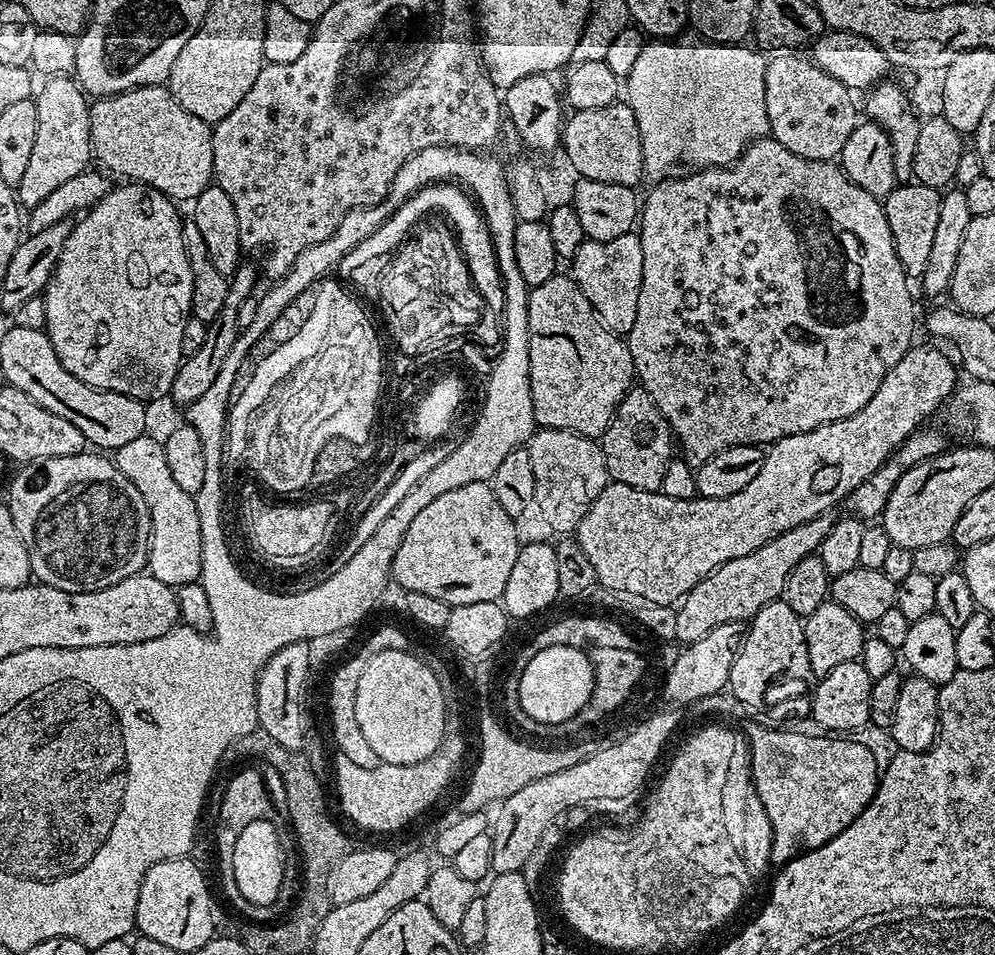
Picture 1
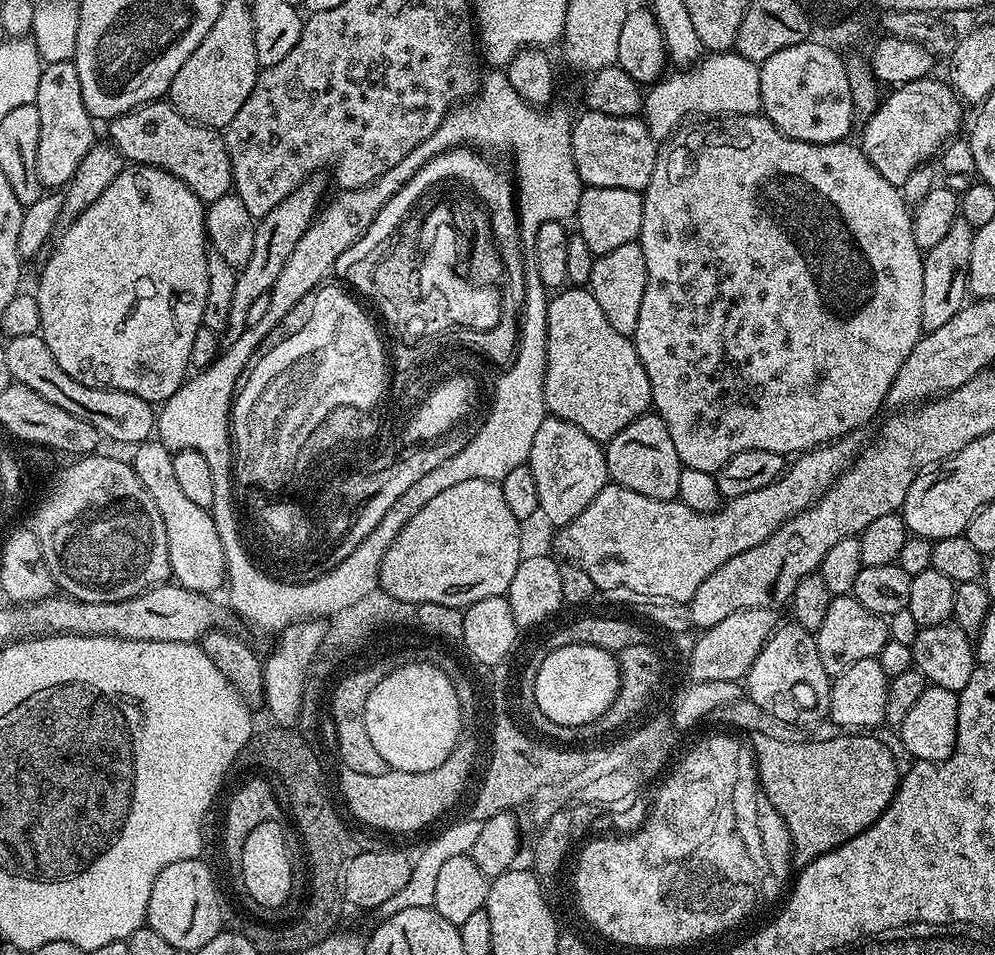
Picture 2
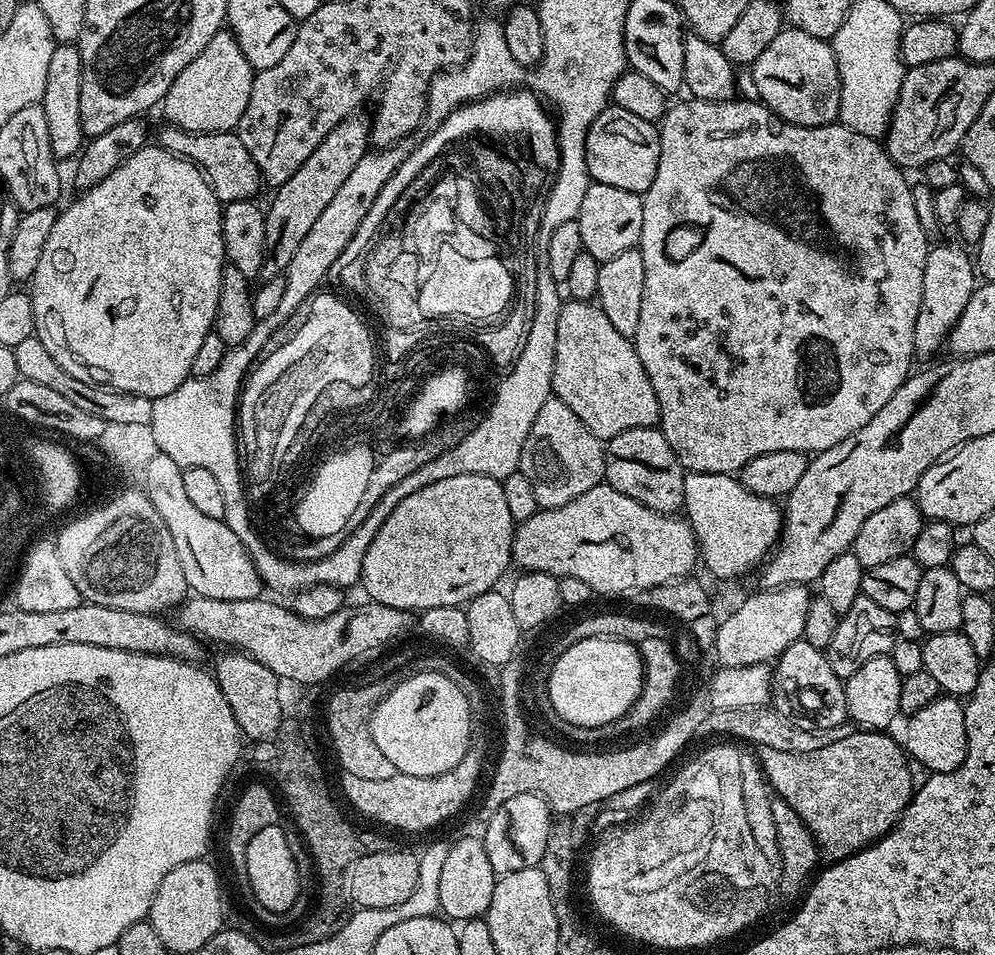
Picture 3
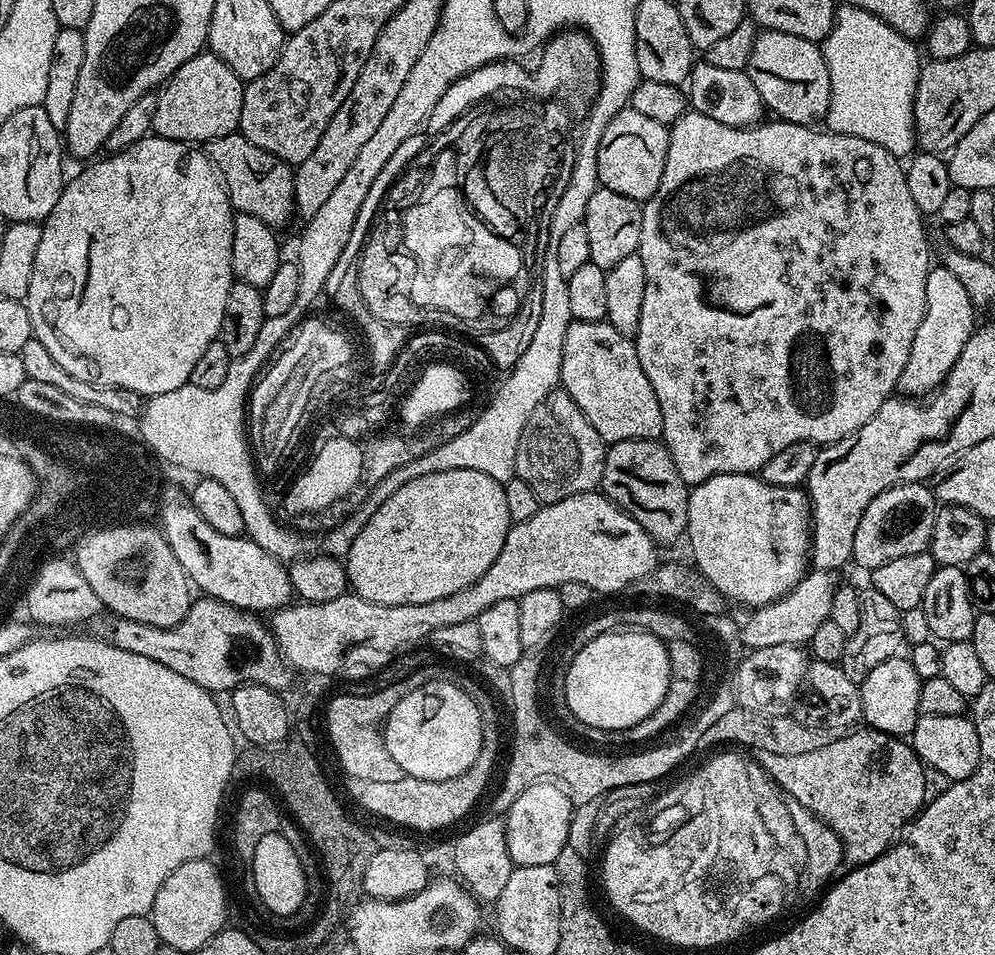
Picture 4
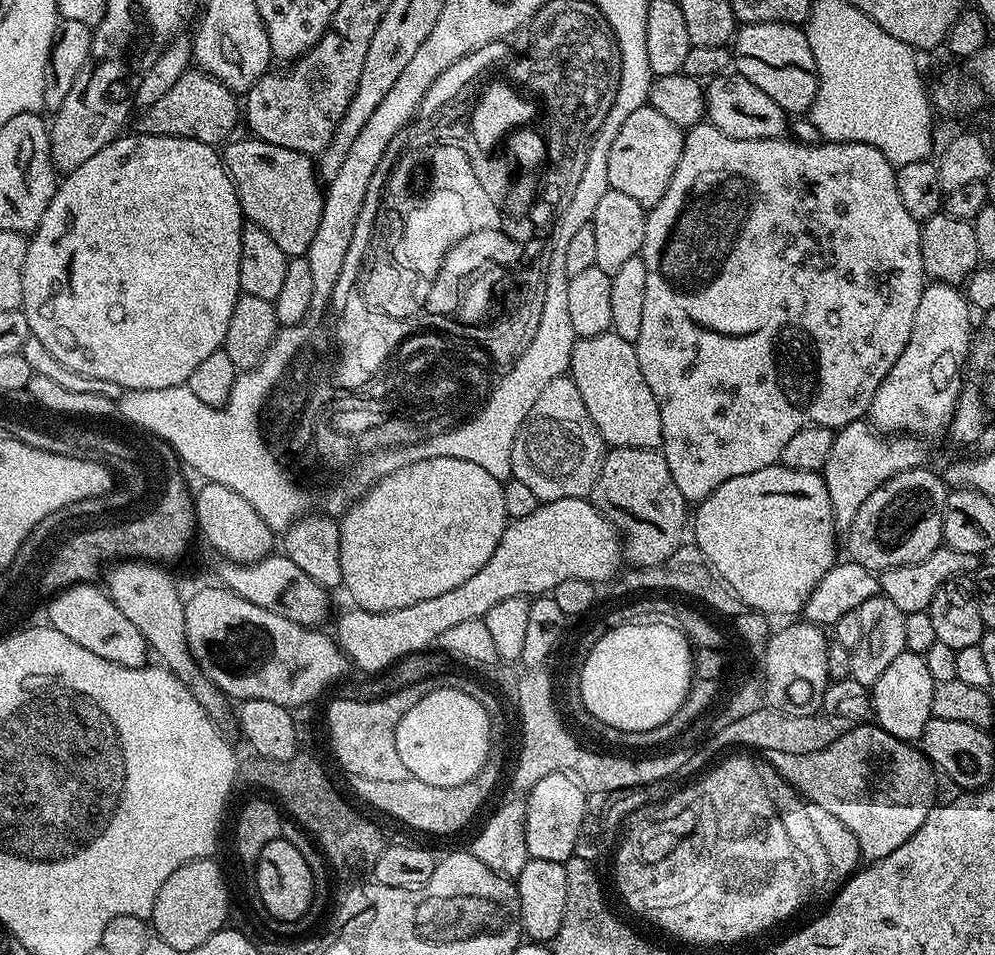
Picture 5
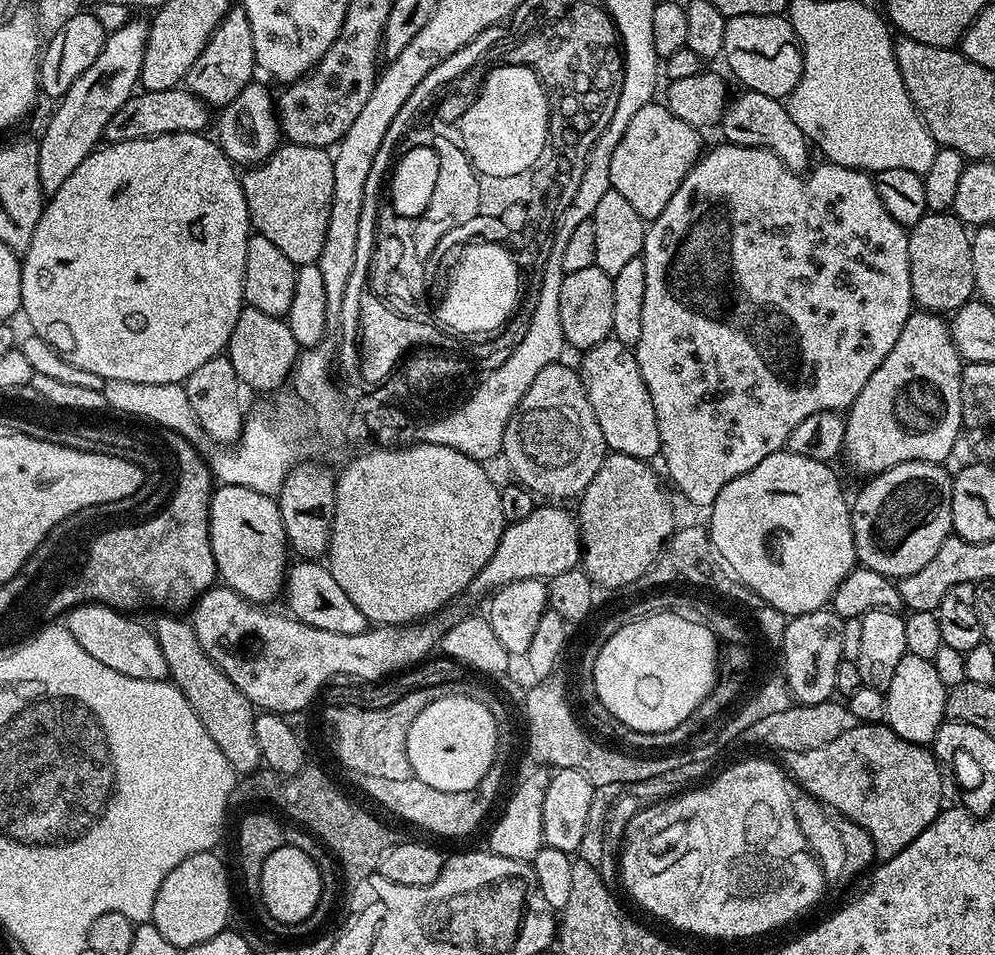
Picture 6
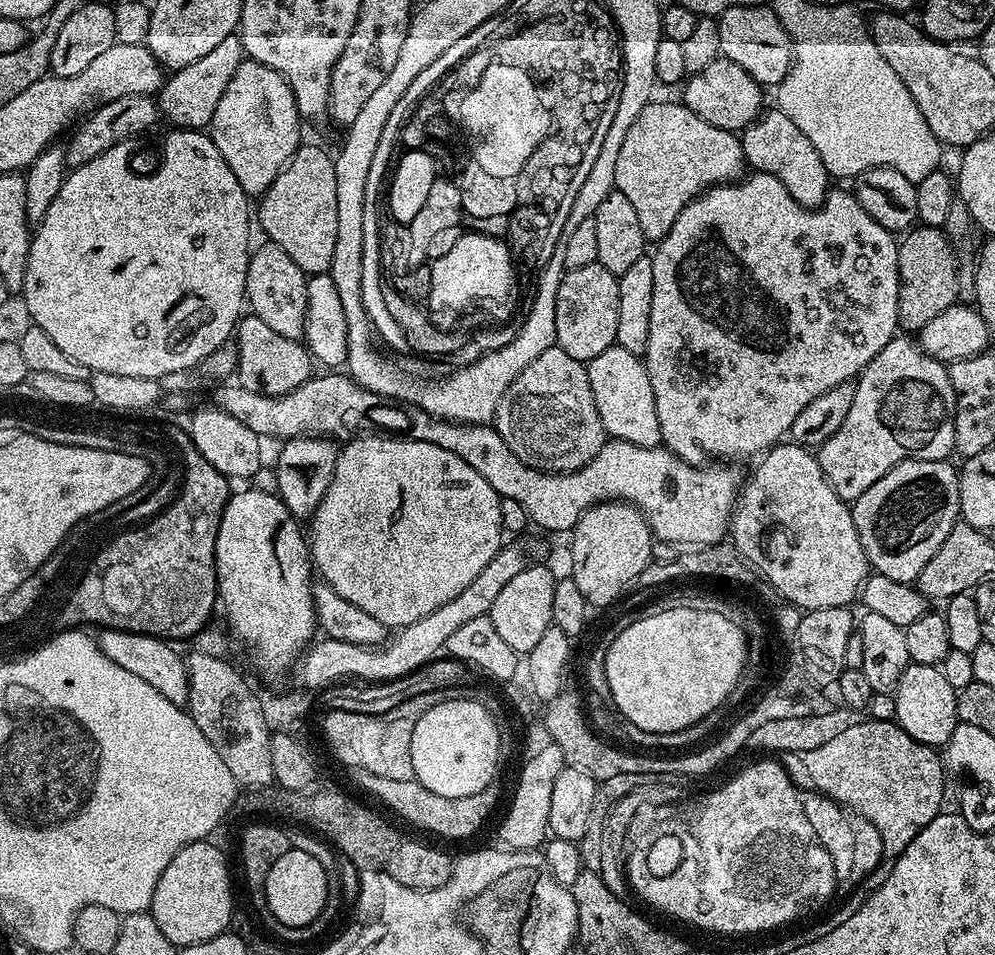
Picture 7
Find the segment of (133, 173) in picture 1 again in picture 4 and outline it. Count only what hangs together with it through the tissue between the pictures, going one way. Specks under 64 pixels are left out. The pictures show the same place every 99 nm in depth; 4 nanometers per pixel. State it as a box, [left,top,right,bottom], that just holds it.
[202,131,296,230]

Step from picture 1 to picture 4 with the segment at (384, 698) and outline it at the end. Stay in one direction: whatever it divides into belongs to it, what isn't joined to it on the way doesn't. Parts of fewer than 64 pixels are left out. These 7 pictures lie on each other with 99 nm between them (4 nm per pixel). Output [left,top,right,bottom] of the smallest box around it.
[383,681,482,780]

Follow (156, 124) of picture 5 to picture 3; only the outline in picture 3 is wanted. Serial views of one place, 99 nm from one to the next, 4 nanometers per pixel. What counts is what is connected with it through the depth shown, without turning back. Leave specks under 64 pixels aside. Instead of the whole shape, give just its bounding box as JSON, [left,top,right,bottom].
[162,30,254,132]

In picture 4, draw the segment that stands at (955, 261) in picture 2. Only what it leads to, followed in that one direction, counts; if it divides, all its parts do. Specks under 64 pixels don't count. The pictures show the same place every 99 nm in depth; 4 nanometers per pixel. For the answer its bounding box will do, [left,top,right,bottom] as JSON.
[898,267,978,397]

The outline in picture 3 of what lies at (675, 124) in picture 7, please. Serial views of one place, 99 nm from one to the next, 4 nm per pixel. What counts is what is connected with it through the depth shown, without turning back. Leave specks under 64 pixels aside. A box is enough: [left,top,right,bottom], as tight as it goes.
[586,106,660,193]

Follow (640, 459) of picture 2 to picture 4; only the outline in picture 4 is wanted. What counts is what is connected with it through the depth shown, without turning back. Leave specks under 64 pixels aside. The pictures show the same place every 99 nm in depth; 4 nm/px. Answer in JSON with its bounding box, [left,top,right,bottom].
[600,440,689,545]

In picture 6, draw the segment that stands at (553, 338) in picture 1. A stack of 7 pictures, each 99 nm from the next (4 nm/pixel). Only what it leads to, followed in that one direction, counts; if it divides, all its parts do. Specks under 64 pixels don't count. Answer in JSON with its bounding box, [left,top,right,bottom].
[578,338,660,461]

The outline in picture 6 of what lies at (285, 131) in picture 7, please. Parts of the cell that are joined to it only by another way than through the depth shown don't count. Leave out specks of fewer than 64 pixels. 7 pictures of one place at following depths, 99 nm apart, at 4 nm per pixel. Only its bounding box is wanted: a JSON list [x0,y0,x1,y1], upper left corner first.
[215,82,282,166]

